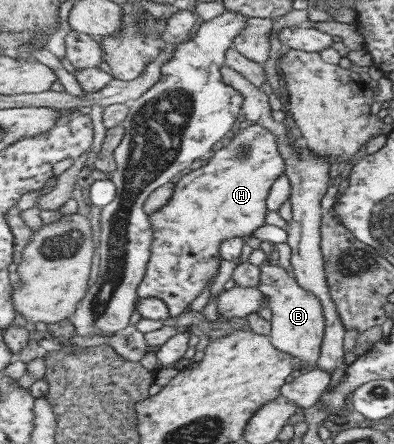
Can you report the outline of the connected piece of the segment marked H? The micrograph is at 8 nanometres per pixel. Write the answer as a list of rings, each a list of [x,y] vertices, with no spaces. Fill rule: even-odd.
[[[248,124],[225,147],[216,147],[205,158],[201,167],[182,174],[166,204],[154,214],[148,215],[152,240],[144,274],[136,286],[137,298],[159,298],[167,306],[170,317],[180,314],[200,294],[205,284],[216,276],[221,260],[219,244],[229,238],[249,235],[264,224],[268,212],[264,199],[270,185],[283,170],[283,161],[273,133],[257,124]]]

